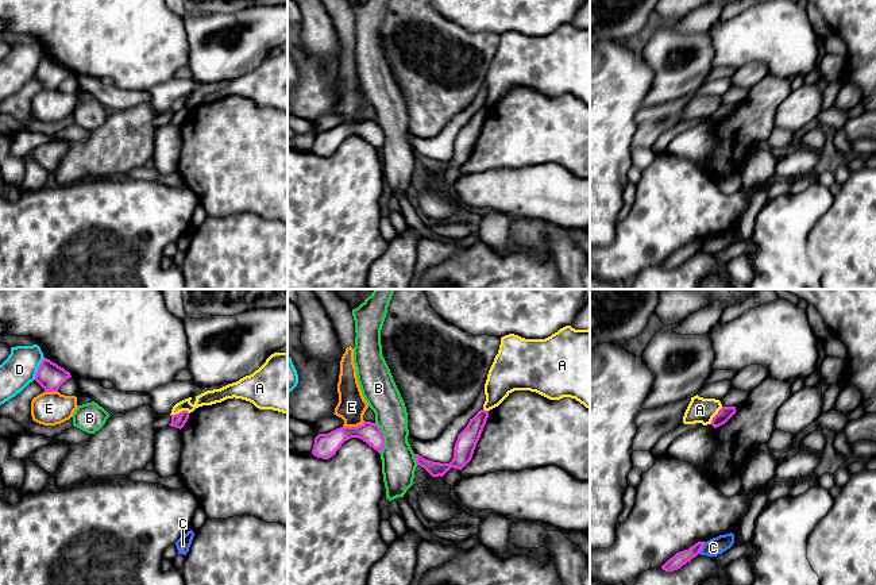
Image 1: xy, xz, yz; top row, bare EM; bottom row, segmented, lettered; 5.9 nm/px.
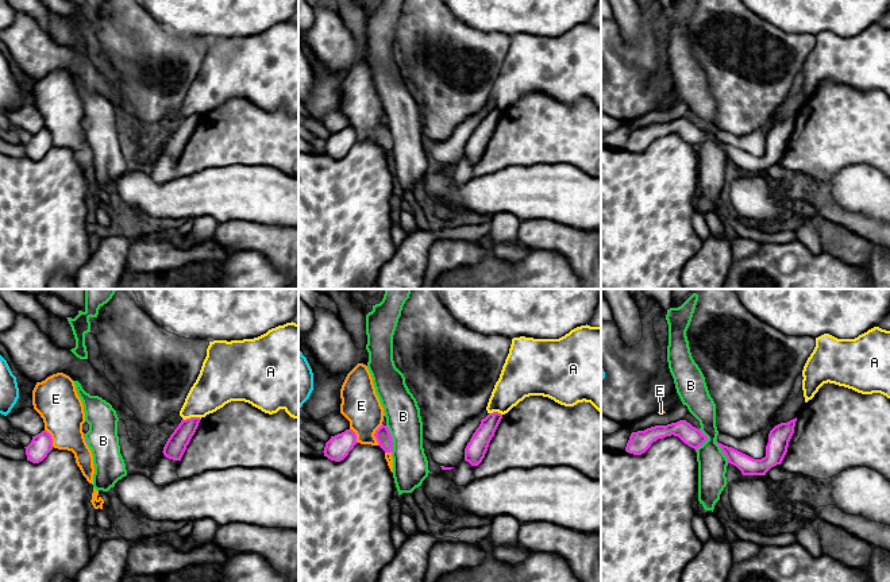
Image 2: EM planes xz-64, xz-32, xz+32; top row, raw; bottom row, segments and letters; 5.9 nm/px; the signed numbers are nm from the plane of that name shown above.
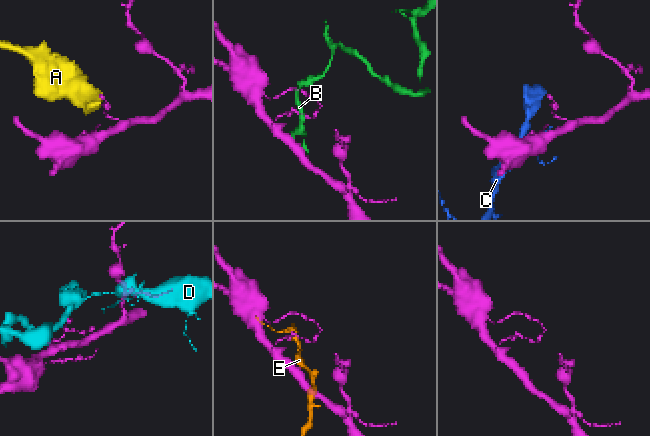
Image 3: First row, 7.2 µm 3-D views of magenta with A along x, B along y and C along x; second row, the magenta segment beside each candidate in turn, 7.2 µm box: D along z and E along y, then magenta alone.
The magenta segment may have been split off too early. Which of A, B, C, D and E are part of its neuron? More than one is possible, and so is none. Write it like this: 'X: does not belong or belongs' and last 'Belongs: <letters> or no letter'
A: does not belong
B: does not belong
C: does not belong
D: does not belong
E: does not belong
Belongs: no letter

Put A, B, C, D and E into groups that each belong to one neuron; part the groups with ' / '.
A / B / C / D / E

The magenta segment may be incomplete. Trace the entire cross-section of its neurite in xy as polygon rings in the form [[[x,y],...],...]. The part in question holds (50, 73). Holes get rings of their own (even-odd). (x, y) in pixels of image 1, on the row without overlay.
[[[45,55],[38,65],[35,78],[45,89],[58,89],[59,84],[70,74],[63,65]]]

